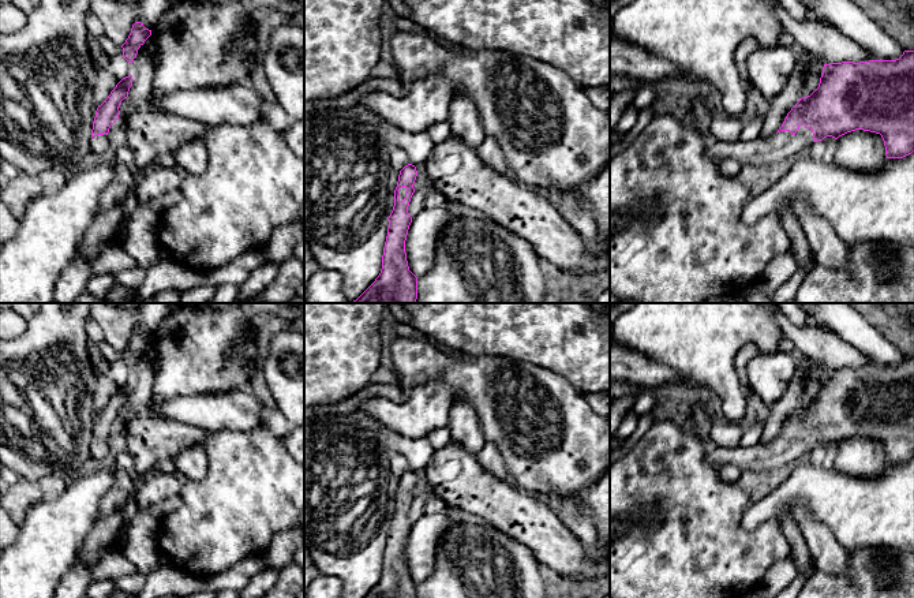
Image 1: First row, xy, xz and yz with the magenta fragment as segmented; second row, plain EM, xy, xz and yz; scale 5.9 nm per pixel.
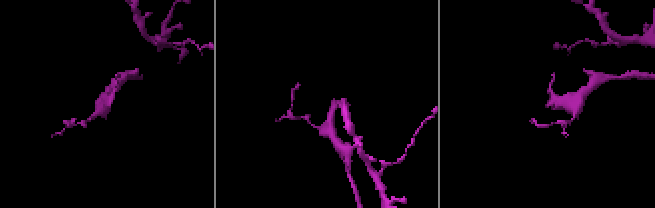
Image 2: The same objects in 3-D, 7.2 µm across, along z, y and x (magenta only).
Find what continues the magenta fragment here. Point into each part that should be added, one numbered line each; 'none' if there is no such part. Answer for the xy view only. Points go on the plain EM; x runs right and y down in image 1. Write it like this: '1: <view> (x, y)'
1: xy (100, 449)

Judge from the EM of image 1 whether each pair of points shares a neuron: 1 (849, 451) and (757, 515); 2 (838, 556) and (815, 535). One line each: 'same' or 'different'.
1: different
2: same

